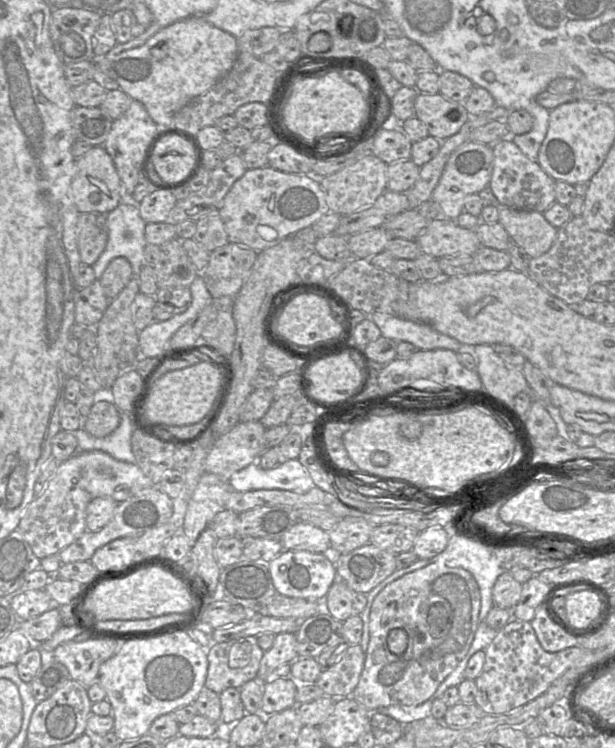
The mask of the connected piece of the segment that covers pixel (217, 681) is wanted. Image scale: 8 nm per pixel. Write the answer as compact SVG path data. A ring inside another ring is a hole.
M246 636L223 643L211 644L207 650L208 669L205 680L205 687L220 694L227 688L240 688L244 683L257 678L260 661L264 651L257 642L257 636Z

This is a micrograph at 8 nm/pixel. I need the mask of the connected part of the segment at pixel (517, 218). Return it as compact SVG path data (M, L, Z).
M507 206L499 208L499 223L508 232L512 242L521 247L530 258L546 253L554 244L558 232L546 220L543 212Z

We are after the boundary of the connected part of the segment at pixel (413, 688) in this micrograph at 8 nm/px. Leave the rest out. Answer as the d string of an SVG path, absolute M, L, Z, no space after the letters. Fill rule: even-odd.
M441 563L429 564L423 568L407 573L388 584L378 593L371 605L369 621L370 639L365 653L364 667L351 697L368 710L369 713L391 705L417 706L424 703L435 693L438 686L453 672L469 651L479 625L480 603L481 596L479 587L471 573L463 568L448 567Z

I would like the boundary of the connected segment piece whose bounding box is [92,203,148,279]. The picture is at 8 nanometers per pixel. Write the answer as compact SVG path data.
M120 203L107 214L108 242L104 252L92 265L96 279L100 279L109 263L117 257L126 258L138 279L144 266L146 222L142 219L138 204Z

